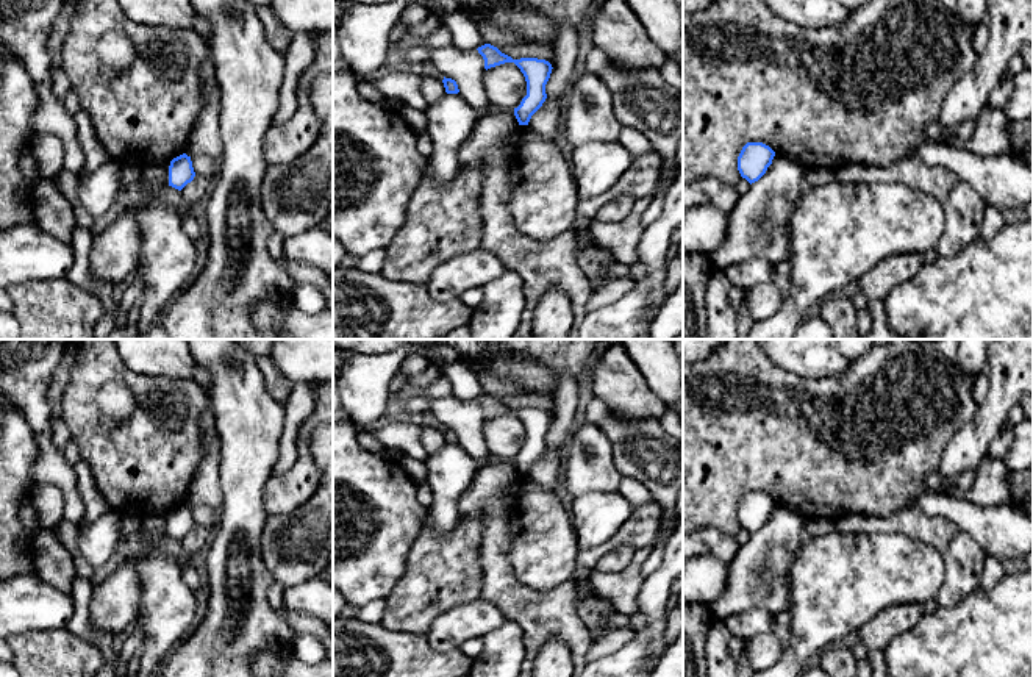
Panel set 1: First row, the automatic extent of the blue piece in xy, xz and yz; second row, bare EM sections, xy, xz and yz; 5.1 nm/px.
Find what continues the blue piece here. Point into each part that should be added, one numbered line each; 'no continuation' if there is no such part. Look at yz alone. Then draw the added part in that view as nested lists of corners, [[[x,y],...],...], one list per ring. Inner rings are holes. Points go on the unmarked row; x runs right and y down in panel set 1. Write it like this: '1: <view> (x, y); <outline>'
no continuation

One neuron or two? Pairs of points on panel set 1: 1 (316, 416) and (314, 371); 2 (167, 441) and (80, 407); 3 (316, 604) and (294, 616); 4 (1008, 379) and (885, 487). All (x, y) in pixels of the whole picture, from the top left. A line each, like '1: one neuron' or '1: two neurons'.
1: two neurons
2: one neuron
3: two neurons
4: two neurons

